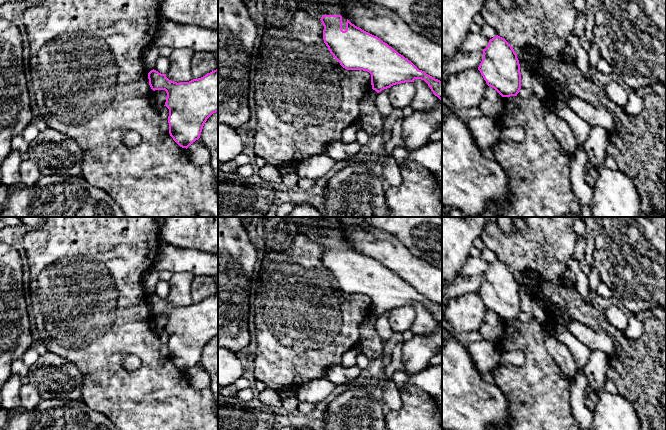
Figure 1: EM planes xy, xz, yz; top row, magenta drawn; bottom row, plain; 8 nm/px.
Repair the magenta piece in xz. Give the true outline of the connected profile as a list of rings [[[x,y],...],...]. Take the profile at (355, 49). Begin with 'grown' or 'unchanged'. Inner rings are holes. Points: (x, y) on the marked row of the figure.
grown; [[[296,0],[299,10],[310,17],[320,19],[323,26],[323,40],[328,50],[340,65],[347,70],[363,70],[371,74],[372,89],[377,93],[393,85],[424,80],[435,96],[442,102],[442,81],[419,70],[411,61],[395,51],[387,43],[352,24],[346,16],[341,0]]]

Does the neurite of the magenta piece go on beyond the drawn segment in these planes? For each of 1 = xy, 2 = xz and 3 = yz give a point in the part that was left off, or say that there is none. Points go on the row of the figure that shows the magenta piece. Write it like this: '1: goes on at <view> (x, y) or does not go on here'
1: does not go on here
2: goes on at xz (315, 8)
3: does not go on here

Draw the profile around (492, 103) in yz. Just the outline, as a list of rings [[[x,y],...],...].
[[[488,86],[478,107],[484,116],[496,121],[503,111],[503,97],[494,88]]]

